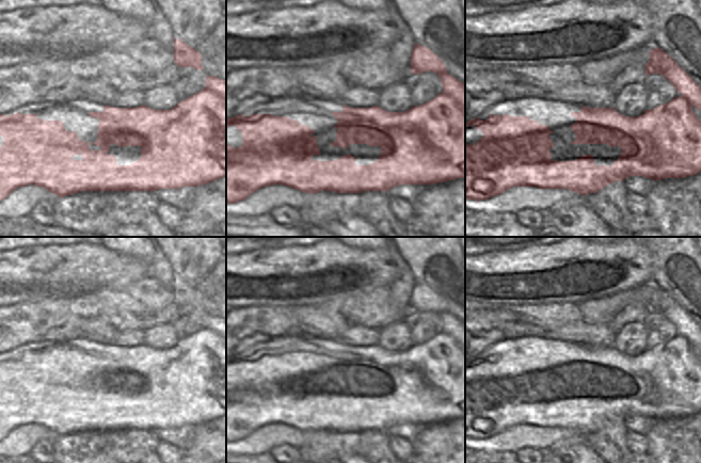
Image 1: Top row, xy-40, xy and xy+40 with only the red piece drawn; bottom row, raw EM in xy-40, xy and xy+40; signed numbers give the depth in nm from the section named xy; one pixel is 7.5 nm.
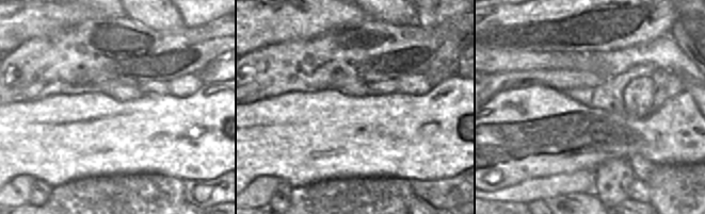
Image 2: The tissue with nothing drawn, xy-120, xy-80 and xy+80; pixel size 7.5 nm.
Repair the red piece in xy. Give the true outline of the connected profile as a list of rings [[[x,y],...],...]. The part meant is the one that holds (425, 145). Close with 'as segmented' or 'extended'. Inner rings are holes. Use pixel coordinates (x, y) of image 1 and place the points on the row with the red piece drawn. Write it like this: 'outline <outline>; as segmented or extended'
outline [[[415,44],[413,51],[411,53],[411,74],[423,74],[425,71],[433,71],[439,75],[441,83],[443,85],[443,92],[436,95],[433,99],[427,103],[420,106],[413,106],[410,110],[405,112],[388,112],[379,106],[373,106],[371,108],[350,108],[348,106],[342,106],[341,112],[333,112],[332,115],[335,116],[338,122],[334,129],[337,129],[336,141],[331,142],[331,146],[339,146],[341,148],[348,148],[350,144],[367,144],[369,146],[380,146],[381,156],[369,165],[356,165],[355,158],[352,155],[344,155],[337,160],[331,161],[318,161],[313,160],[314,155],[320,155],[321,151],[317,145],[317,137],[310,137],[315,130],[309,129],[307,125],[301,125],[299,121],[292,121],[286,116],[273,116],[271,114],[252,114],[250,116],[243,116],[239,114],[226,119],[226,127],[233,125],[242,132],[242,145],[235,148],[226,144],[226,203],[235,204],[241,202],[249,197],[252,193],[257,191],[262,187],[269,187],[271,185],[284,185],[305,193],[318,193],[320,191],[333,191],[335,193],[361,193],[363,191],[388,191],[393,187],[399,185],[435,185],[437,182],[446,182],[448,180],[455,180],[457,178],[465,178],[465,84],[458,80],[457,78],[450,76],[447,73],[447,68],[443,61],[429,48]]]; as segmented

